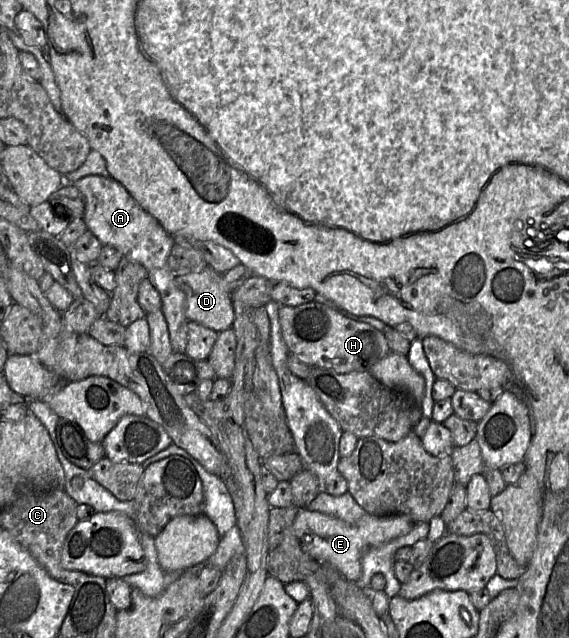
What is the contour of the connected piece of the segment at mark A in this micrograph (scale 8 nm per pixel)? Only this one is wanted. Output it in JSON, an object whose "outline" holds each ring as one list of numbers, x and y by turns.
{"outline":[[89,175,89,176,85,176,79,180,77,180,76,182,67,182,66,180,64,181,64,183,71,183,73,184,76,188,79,189,80,193,82,194,82,199,85,203,85,211,84,211,84,216,83,219,85,221,85,224,87,226,87,230,90,231,92,234,94,234,97,239,101,242,101,244,103,246,112,246,115,249,117,249,122,255,123,258,127,258,128,260,131,260,133,262,139,263,141,264,147,271,147,278,150,280,150,282,152,283,152,285,157,289,157,291,159,292,160,296,161,296,161,301,162,301,162,307,161,310,163,311,164,317,165,317,165,321,168,327,168,332,169,332,169,340,170,340,170,344,173,350,173,353,181,353,184,354,186,352,186,344,187,344,187,323,188,320,185,316,185,309,186,309,186,300,185,300,185,294,184,292,177,286,176,284,176,276,172,273,172,271,169,269,168,267,168,256,171,252,172,247,175,245,175,241,174,241,174,236,170,235,160,224,159,222,153,217,151,216,149,213,147,213,134,199,133,197,129,194,129,192,126,190,126,188,120,184,119,182,117,182,116,180,114,180,113,178,109,177,102,177,102,176,98,176,98,175]]}

